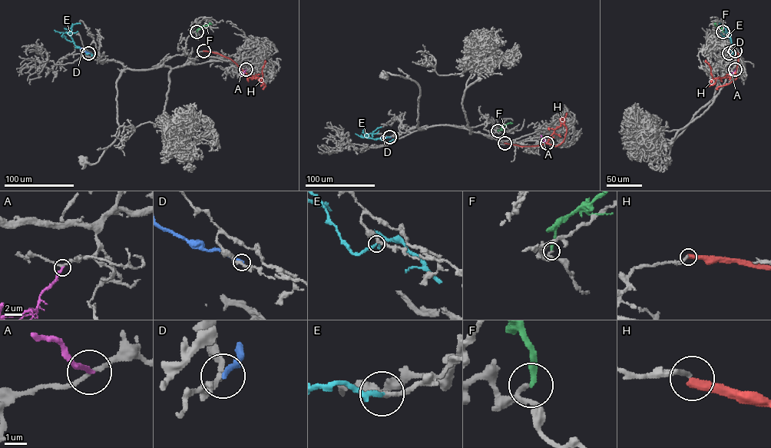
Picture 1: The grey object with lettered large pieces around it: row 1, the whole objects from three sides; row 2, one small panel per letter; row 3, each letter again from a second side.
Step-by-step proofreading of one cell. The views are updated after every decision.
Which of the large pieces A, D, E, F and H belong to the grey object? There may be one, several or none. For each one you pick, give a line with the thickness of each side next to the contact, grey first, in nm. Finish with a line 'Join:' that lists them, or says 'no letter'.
E: calibres 240 and 240 nm
Join: E

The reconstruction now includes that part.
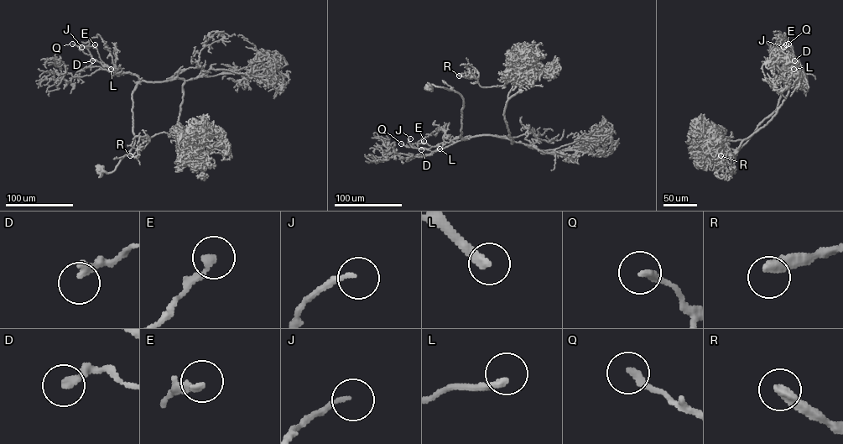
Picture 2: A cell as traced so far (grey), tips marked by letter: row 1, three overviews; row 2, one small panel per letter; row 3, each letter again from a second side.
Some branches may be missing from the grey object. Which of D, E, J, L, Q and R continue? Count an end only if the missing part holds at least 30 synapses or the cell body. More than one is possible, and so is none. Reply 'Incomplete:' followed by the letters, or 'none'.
Incomplete: R

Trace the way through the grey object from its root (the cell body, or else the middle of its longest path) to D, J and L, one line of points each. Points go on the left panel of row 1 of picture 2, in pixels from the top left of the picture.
D: (101, 170), (111, 172), (134, 144), (132, 92), (139, 79), (136, 74), (114, 70), (92, 60)
J: (101, 170), (111, 172), (134, 144), (132, 92), (139, 79), (136, 74), (104, 66), (80, 50), (81, 47)
L: (101, 170), (111, 172), (134, 143), (132, 92), (139, 80), (139, 76), (104, 66), (97, 61), (111, 69)

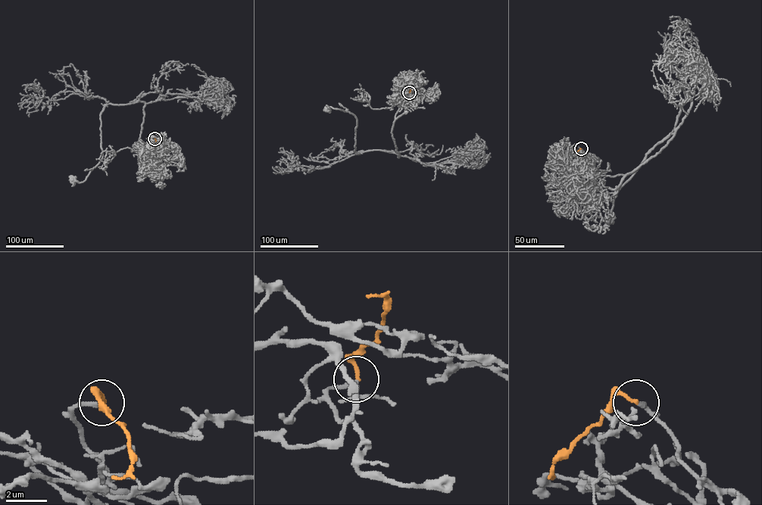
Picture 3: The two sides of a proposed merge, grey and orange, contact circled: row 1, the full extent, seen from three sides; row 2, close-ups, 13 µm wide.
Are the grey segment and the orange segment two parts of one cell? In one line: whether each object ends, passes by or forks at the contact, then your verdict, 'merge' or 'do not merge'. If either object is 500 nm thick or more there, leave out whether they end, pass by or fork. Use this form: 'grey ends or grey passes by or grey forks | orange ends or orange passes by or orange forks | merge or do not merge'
grey ends | orange ends | merge

